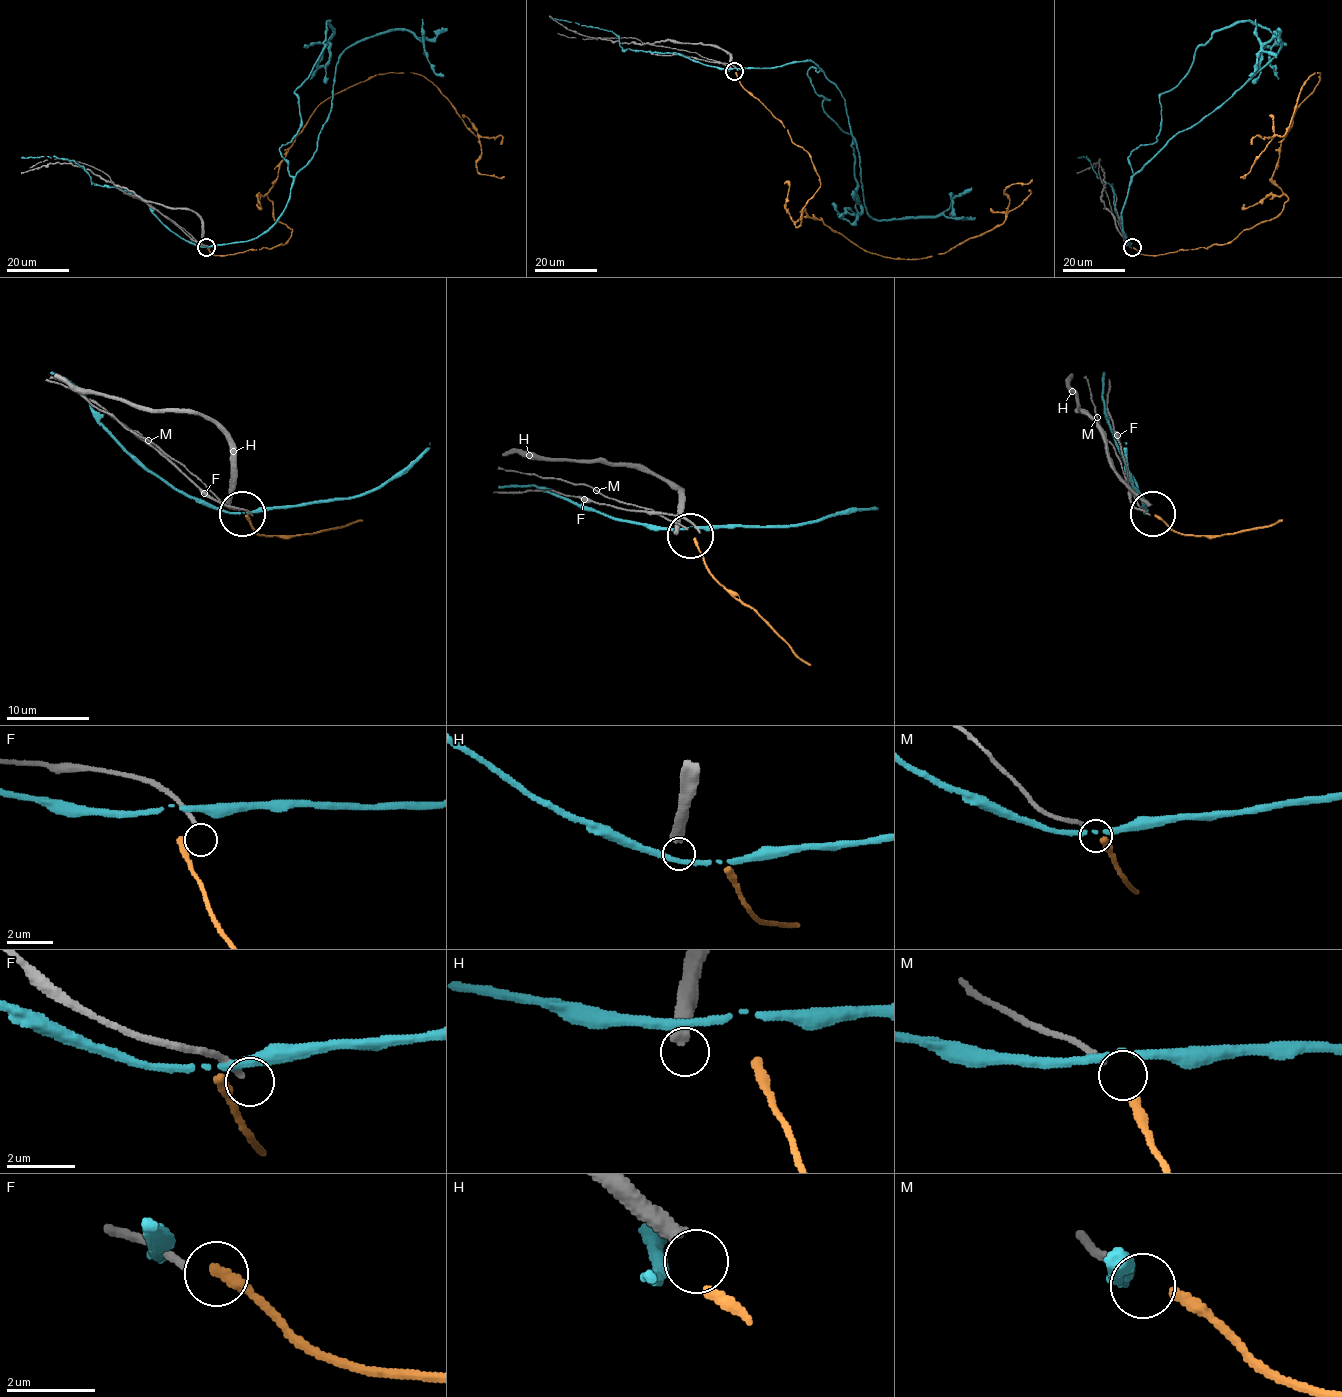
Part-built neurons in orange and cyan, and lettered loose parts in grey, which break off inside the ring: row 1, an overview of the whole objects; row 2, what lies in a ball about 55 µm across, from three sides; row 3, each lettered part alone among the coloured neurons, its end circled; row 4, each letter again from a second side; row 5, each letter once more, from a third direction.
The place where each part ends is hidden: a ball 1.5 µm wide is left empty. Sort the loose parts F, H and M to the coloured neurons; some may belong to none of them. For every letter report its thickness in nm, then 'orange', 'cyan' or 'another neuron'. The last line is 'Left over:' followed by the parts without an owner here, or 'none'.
F: 170 nm | another neuron
H: 480 nm | another neuron
M: 160 nm | orange
Left over: F, H

